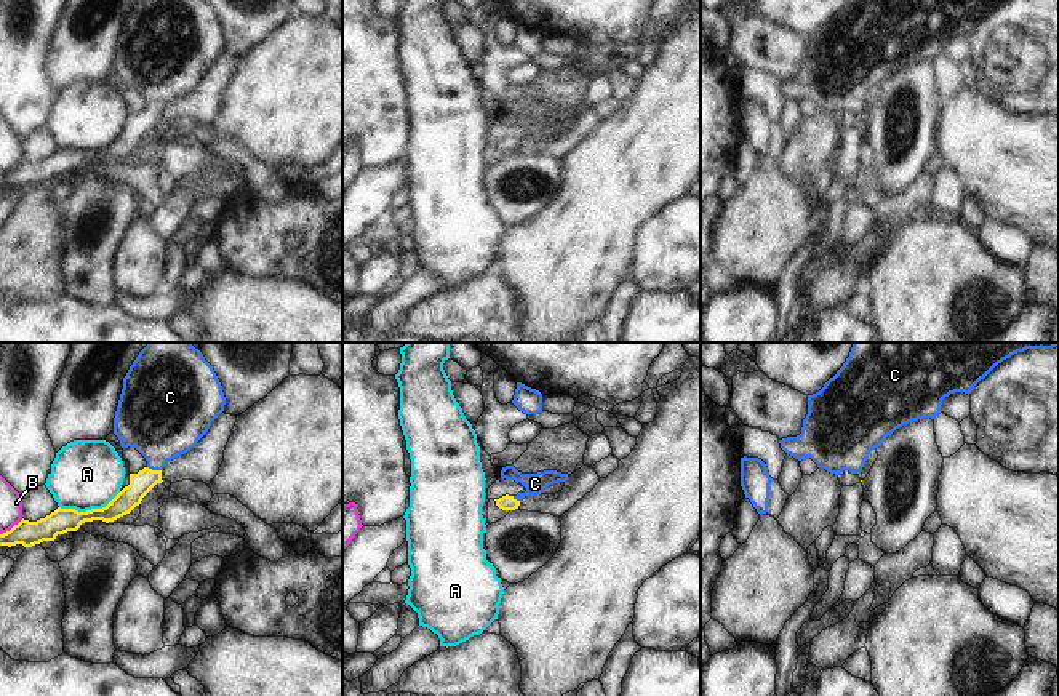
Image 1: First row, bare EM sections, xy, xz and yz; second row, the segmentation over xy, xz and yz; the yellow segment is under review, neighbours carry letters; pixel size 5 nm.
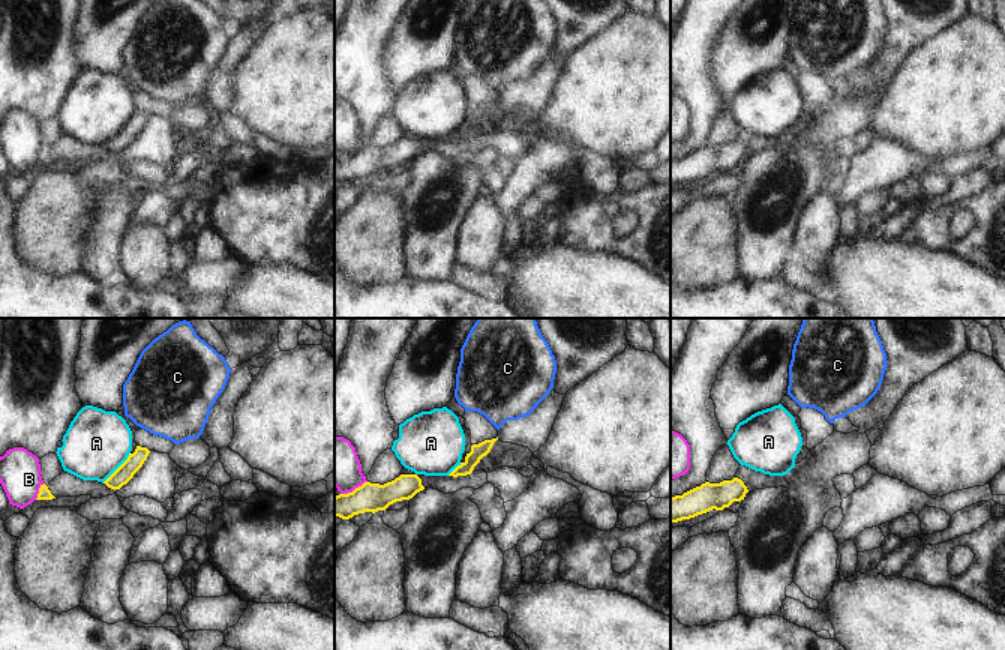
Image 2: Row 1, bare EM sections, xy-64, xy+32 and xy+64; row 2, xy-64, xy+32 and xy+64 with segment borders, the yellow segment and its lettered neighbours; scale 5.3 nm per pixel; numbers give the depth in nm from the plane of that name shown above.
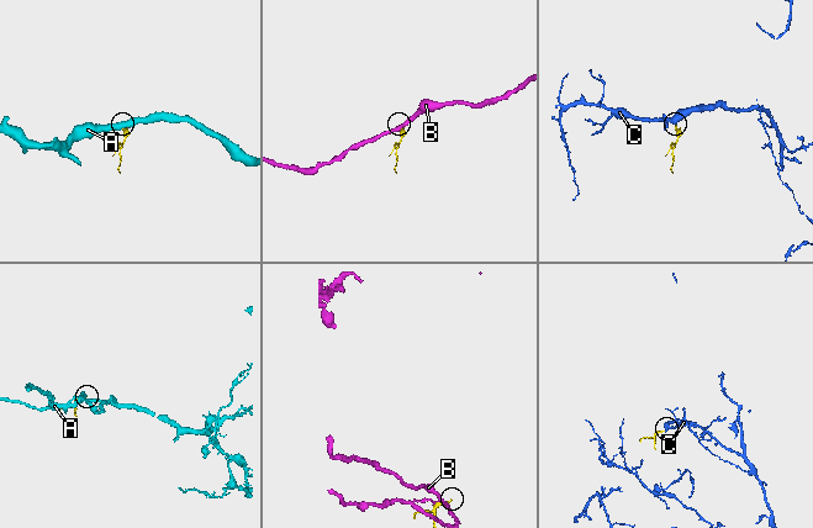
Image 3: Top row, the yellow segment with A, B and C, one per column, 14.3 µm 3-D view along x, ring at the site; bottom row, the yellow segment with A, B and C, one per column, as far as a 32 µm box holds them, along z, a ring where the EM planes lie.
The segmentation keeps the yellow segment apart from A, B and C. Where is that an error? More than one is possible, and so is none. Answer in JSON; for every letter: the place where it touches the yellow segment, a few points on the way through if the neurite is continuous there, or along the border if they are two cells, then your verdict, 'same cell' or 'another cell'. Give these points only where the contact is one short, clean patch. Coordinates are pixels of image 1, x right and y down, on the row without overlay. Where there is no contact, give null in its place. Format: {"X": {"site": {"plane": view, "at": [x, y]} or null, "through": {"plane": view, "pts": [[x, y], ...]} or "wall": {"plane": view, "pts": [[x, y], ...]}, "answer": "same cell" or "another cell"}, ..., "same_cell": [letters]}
{"A": {"site": {"plane": "xy", "at": [91, 151]}, "wall": {"plane": "xy", "pts": [[120, 133], [101, 149], [85, 152], [59, 149]]}, "answer": "another cell"}, "B": {"site": {"plane": "xy", "at": [13, 168]}, "wall": {"plane": "xy", "pts": [[23, 160], [0, 176]]}, "answer": "another cell"}, "C": {"site": {"plane": "xy", "at": [154, 112]}, "through": {"plane": "xy", "pts": [[144, 122], [154, 112], [162, 64]]}, "answer": "same cell"}, "same_cell": ["C"]}

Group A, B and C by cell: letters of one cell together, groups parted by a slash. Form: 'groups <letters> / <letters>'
groups A / B / C

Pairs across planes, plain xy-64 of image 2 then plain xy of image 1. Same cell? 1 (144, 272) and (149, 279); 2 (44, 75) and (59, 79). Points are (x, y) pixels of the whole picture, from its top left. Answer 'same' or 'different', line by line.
1: same
2: different

